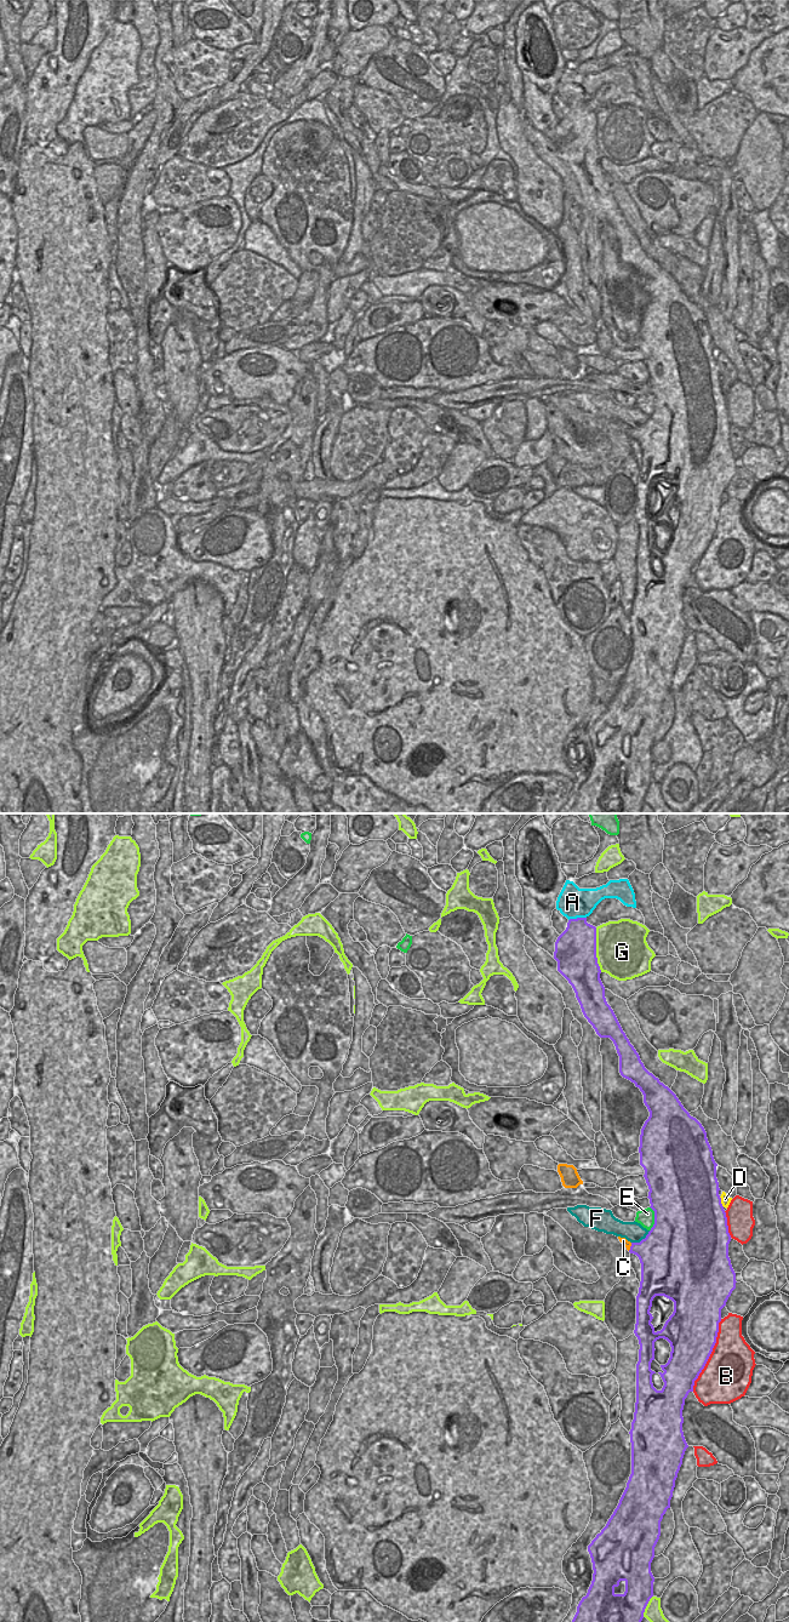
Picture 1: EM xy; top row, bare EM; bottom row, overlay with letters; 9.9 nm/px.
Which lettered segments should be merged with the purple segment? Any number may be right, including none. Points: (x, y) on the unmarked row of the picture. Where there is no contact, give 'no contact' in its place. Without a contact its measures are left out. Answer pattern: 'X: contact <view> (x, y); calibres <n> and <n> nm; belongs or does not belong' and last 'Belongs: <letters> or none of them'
A: contact xy (577, 103); calibres 360 and 320 nm; does not belong
B: contact xy (709, 541); calibres 460 and 480 nm; does not belong
C: contact xy (630, 432); calibres 340 and 70 nm; does not belong
D: contact xy (720, 387); calibres 500 and 100 nm; does not belong
E: contact xy (655, 404); calibres 500 and 170 nm; does not belong
F: contact xy (642, 424); calibres 500 and 200 nm; does not belong
G: contact xy (595, 135); calibres 400 and 480 nm; does not belong
Belongs: none of them

